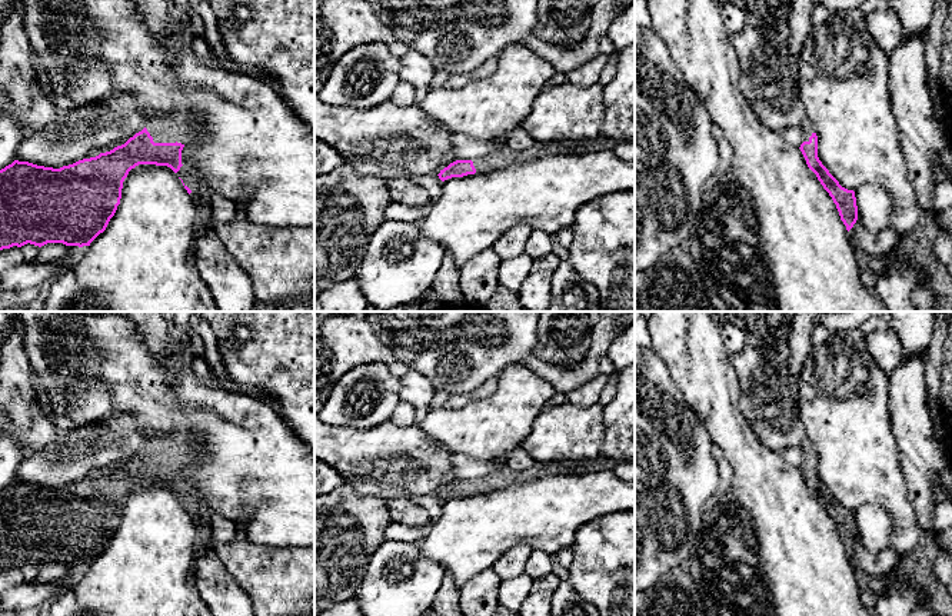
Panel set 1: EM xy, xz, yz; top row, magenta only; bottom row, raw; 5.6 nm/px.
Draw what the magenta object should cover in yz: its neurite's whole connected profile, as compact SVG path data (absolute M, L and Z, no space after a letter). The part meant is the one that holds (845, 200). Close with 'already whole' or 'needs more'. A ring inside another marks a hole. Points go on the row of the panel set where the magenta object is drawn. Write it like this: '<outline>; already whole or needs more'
M806 119L802 126L803 143L800 144L800 151L806 160L808 167L816 174L818 180L823 189L829 193L836 209L839 212L841 220L849 232L858 220L858 206L853 190L848 190L839 184L839 182L829 173L829 170L822 164L818 157L818 136L815 126L809 119Z; needs more

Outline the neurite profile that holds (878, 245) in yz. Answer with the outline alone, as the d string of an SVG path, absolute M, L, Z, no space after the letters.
M859 219L853 224L853 234L856 246L862 252L882 259L893 249L898 240L898 236L891 226L879 233L872 233L862 226Z

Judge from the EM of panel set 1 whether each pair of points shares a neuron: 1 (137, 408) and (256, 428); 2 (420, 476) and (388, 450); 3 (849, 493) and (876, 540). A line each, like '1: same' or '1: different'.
1: same
2: same
3: different

